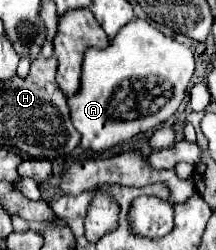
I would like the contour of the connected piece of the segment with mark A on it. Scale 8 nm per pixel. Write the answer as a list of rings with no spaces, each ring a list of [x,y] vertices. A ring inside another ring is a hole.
[[[135,18],[125,24],[125,28],[121,28],[115,38],[111,38],[111,44],[107,48],[89,48],[83,56],[81,68],[81,86],[73,96],[67,96],[71,122],[81,134],[79,146],[99,152],[129,142],[139,134],[153,132],[159,124],[163,124],[177,112],[193,76],[193,52],[185,44],[179,44],[177,40],[165,36],[145,20]]]

